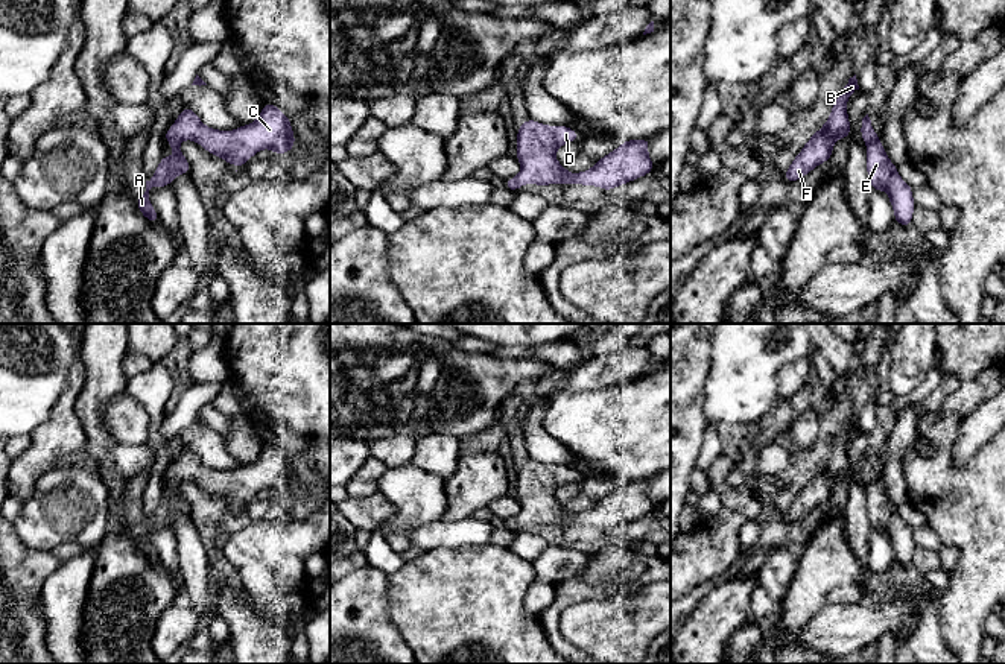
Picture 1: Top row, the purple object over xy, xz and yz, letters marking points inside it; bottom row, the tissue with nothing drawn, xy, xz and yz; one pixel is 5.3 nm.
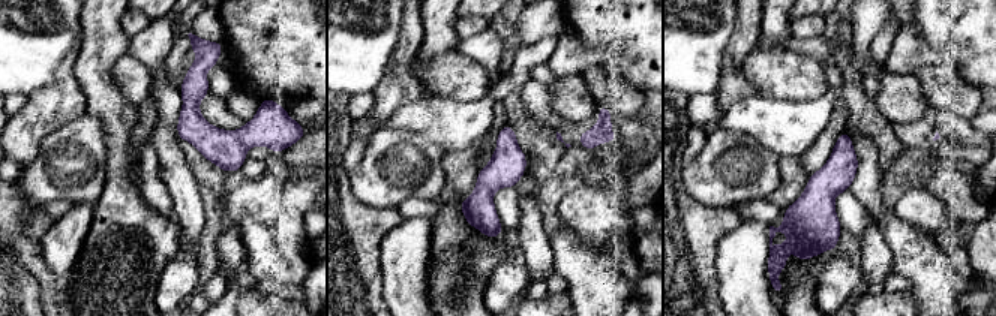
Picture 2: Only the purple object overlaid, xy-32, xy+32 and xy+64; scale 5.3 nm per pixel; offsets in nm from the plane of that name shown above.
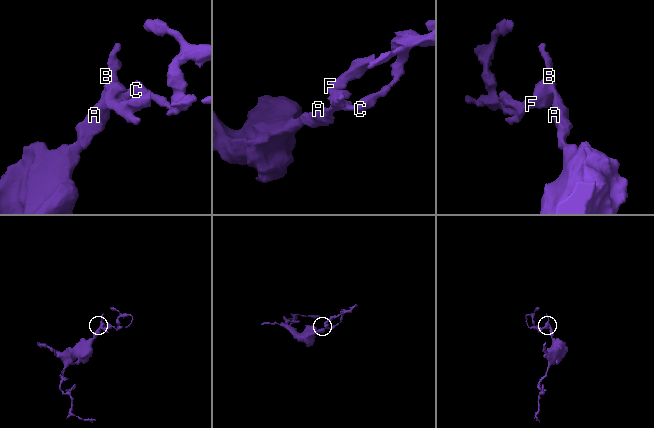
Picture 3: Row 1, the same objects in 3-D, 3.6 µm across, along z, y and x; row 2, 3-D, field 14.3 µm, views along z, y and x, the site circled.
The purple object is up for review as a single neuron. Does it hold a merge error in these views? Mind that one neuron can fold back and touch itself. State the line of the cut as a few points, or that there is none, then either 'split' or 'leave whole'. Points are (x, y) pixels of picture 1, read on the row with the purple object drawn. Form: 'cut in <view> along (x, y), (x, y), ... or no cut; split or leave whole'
no cut; leave whole

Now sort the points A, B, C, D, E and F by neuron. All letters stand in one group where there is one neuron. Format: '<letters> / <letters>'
A B C D E F

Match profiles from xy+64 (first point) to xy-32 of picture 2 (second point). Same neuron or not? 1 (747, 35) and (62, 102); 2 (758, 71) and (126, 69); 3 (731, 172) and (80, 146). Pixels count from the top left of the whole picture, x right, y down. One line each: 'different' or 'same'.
1: same
2: same
3: same

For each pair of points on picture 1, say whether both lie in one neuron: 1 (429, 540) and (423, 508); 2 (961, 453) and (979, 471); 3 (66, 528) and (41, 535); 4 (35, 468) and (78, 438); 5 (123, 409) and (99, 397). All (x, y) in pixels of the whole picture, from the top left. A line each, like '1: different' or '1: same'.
1: different
2: different
3: same
4: same
5: different

